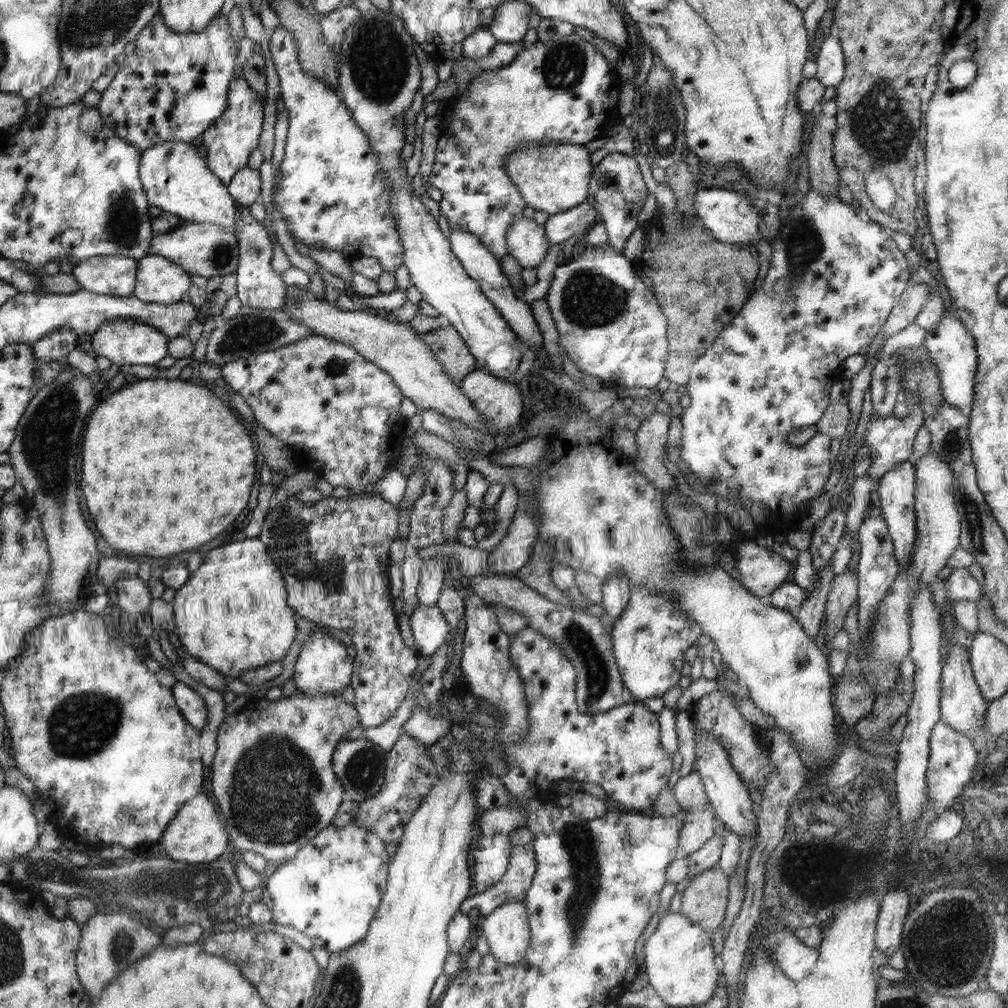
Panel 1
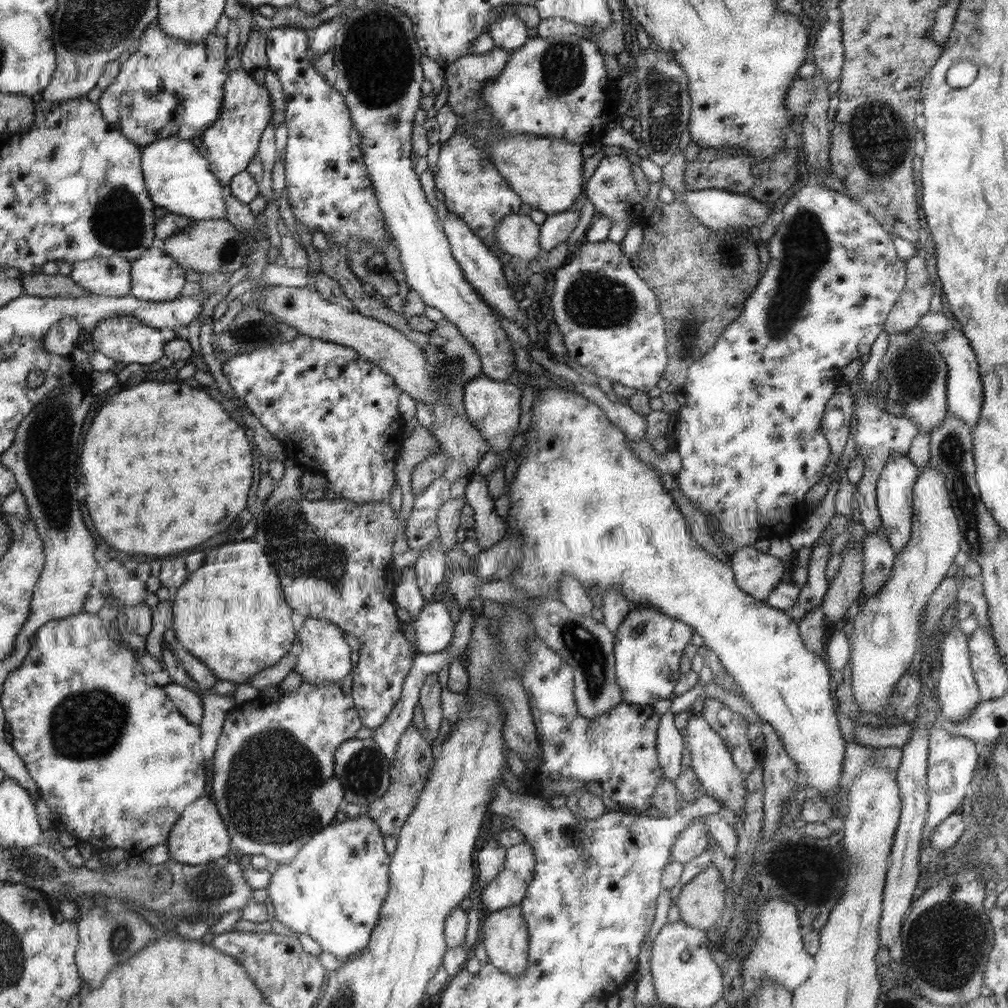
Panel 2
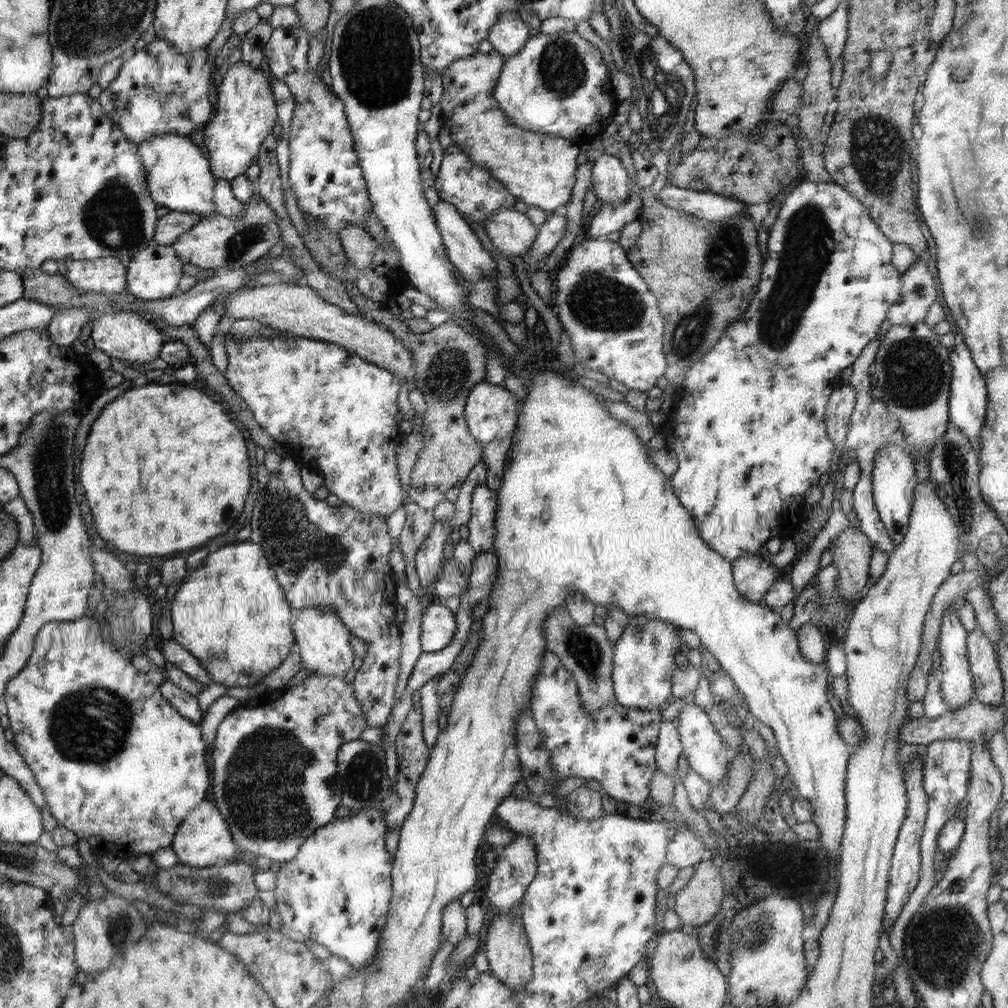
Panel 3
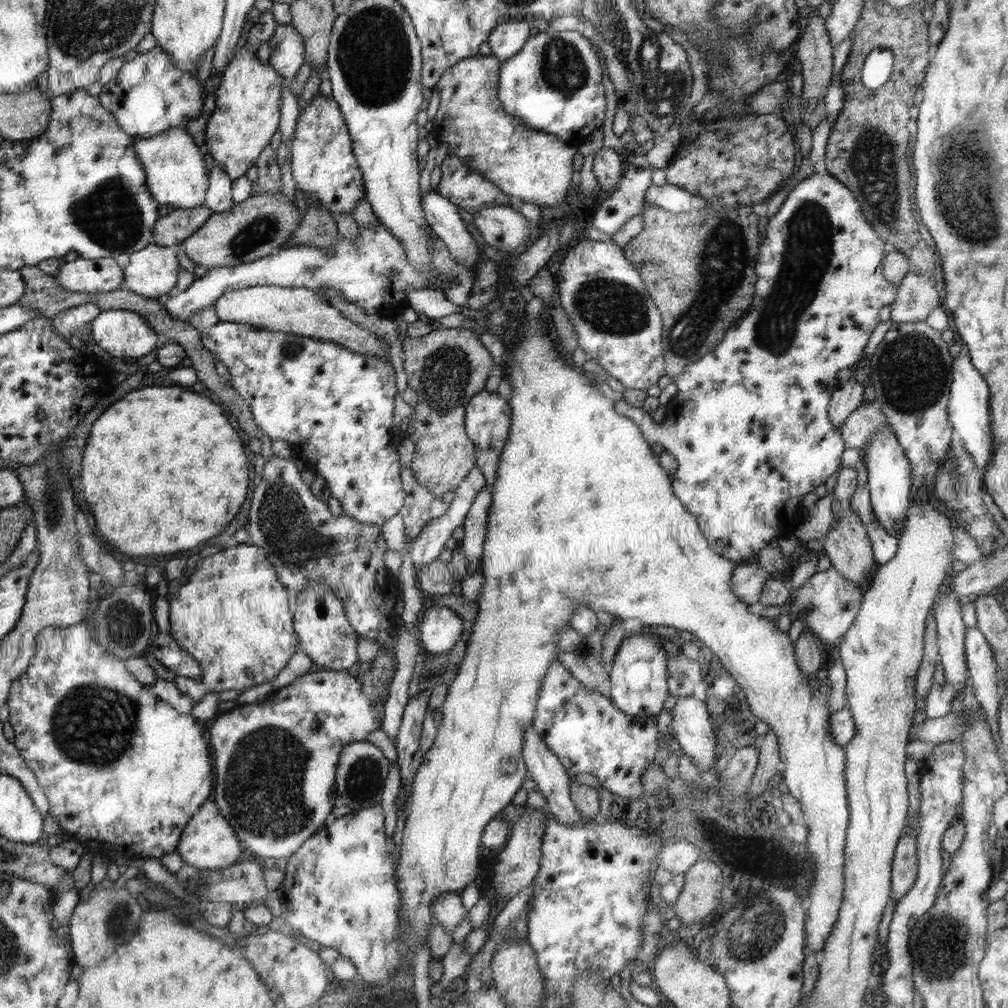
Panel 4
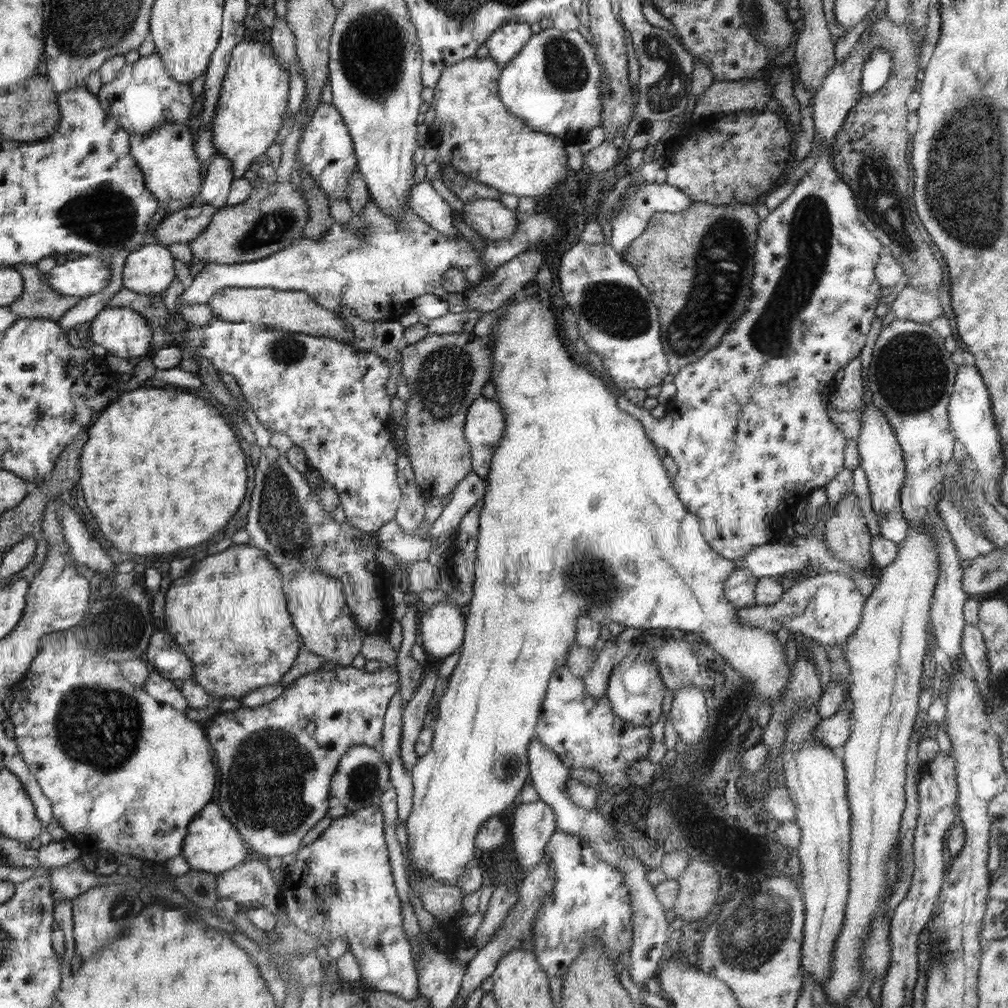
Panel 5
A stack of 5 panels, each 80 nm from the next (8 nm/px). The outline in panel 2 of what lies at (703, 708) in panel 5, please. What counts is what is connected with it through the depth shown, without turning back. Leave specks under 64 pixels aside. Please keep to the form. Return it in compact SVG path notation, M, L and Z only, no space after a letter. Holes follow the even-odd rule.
M690 708L691 715L686 726L685 746L691 753L691 769L696 773L701 784L702 792L706 793L718 803L724 804L724 809L730 812L740 813L744 807L744 797L748 791L745 786L745 775L739 769L731 757L729 748L724 744L722 737L712 730L708 721L701 715Z

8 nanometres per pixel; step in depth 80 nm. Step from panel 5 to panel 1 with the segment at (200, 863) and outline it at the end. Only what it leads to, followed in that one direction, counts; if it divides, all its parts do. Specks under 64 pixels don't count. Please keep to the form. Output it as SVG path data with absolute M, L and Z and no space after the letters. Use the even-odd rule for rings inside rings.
M198 794L190 798L178 812L177 817L170 821L169 828L162 834L158 844L163 848L165 856L174 861L186 863L210 863L218 859L220 854L224 855L224 850L228 846L228 828L224 828L220 820L218 806L204 794Z

